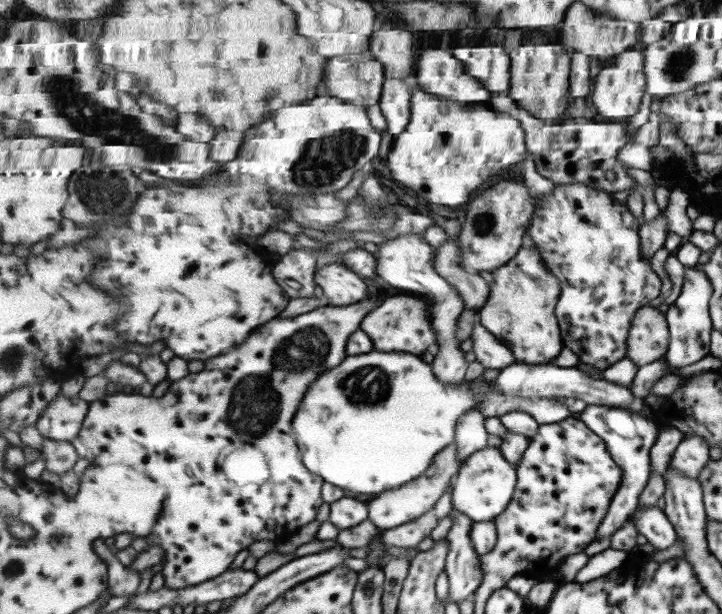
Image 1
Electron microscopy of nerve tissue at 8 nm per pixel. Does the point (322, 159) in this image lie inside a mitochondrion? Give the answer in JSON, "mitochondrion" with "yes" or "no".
{"mitochondrion":"yes"}

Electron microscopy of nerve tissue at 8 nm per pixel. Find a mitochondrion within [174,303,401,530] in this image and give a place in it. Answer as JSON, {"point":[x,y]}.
{"point":[366,386]}

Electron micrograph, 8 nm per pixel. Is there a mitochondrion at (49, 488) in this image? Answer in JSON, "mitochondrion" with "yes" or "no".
{"mitochondrion":"no"}

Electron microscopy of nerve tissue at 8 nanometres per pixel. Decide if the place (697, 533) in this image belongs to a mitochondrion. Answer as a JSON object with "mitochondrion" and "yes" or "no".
{"mitochondrion":"no"}

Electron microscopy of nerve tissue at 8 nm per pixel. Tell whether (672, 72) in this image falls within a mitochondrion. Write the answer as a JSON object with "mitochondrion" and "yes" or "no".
{"mitochondrion":"yes"}

